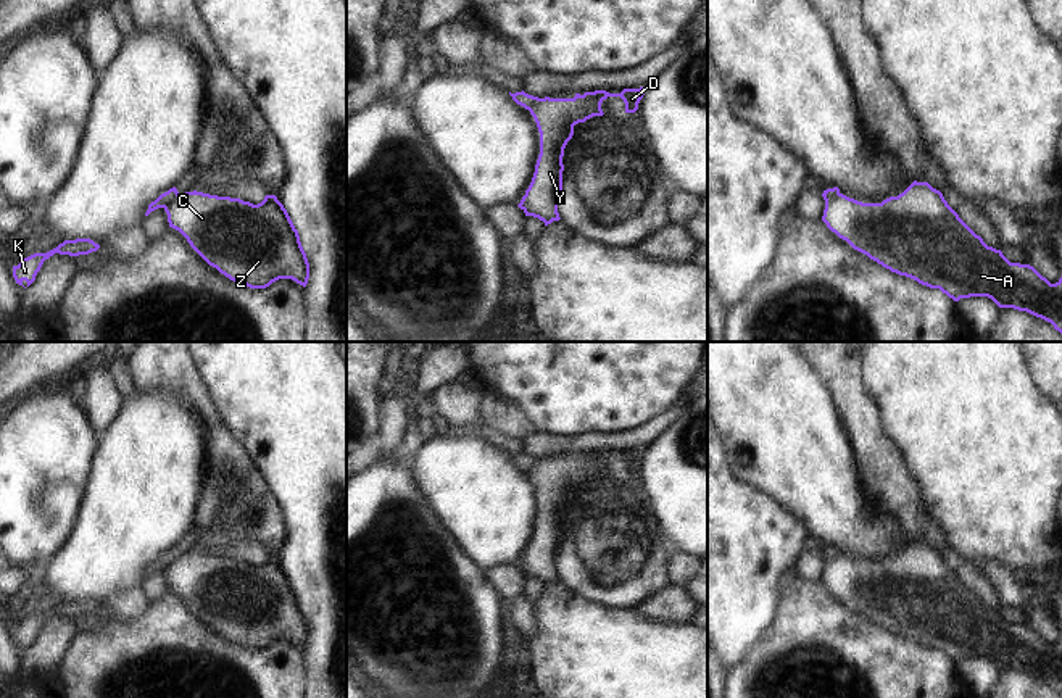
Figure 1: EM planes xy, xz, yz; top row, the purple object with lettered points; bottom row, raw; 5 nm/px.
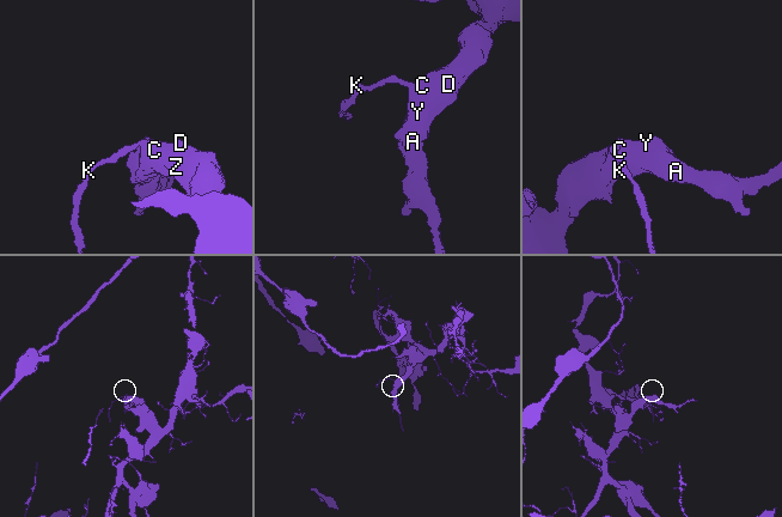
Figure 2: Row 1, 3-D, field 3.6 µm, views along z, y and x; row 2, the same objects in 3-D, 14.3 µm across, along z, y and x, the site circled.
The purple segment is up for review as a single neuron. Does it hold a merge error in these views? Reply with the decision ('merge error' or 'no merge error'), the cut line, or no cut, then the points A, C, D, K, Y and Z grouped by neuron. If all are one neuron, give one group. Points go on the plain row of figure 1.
merge error; cut in xy along (179, 556), (165, 569); A C D Y Z / K

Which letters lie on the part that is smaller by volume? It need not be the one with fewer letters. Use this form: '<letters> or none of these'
K.

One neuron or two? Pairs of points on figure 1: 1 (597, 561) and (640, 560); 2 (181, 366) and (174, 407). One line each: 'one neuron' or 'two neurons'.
1: one neuron
2: two neurons

